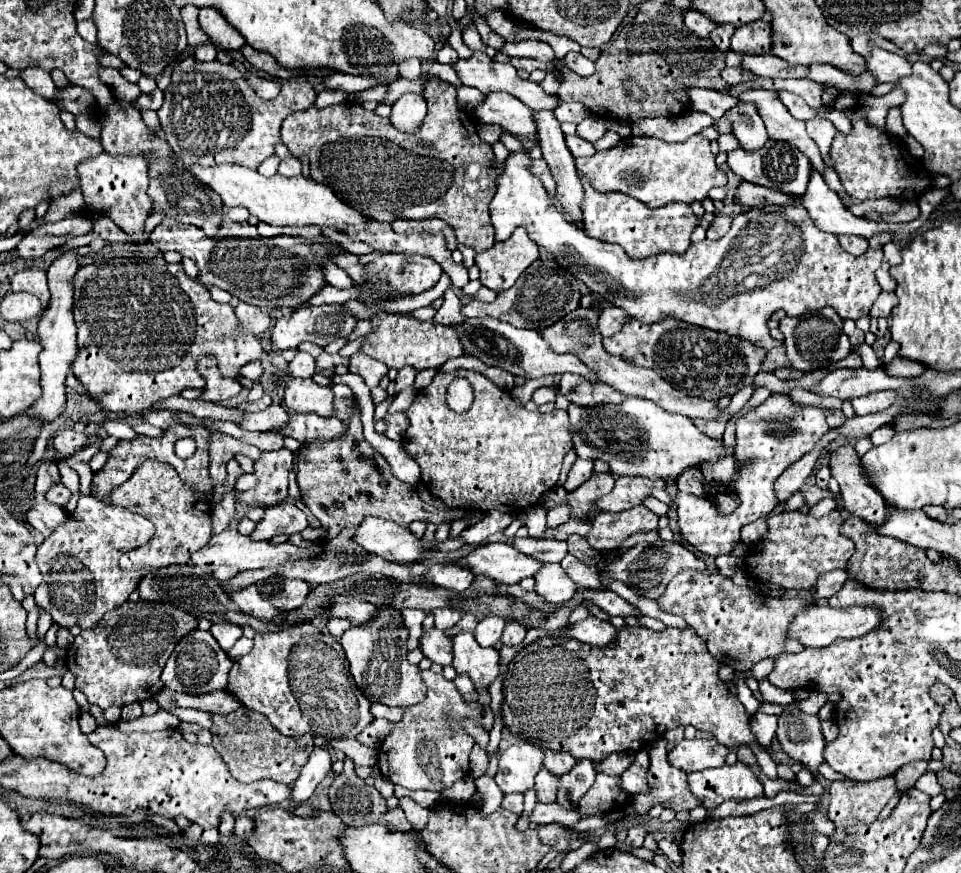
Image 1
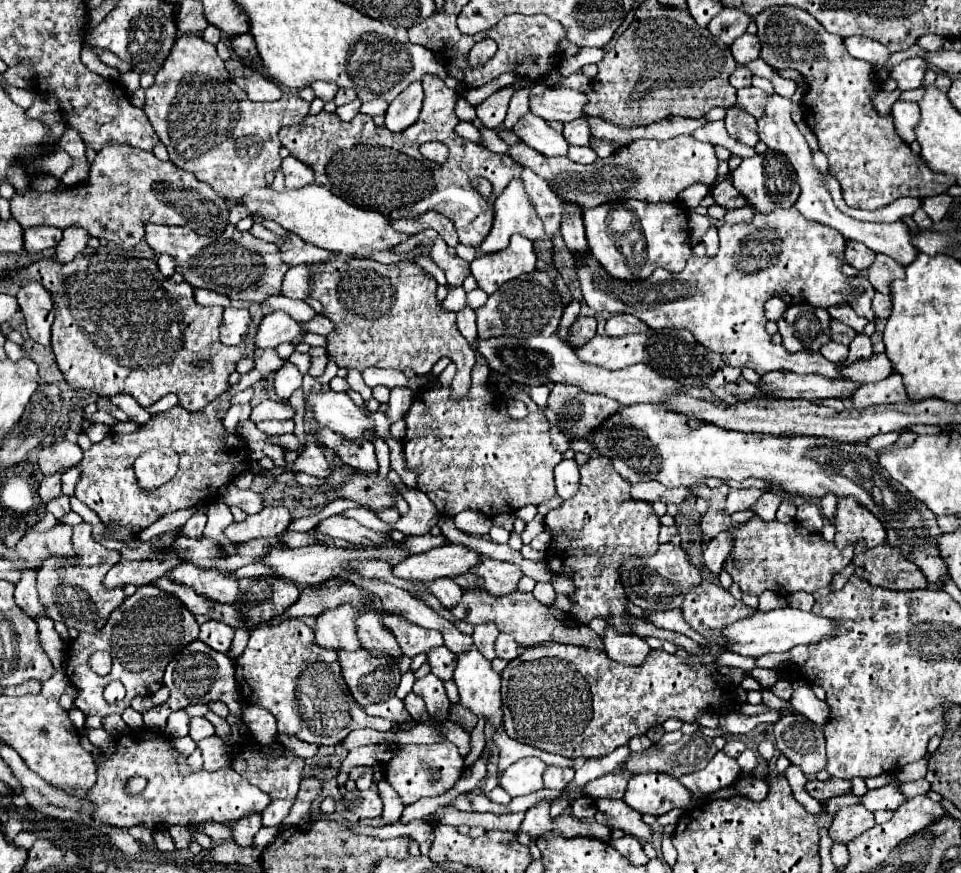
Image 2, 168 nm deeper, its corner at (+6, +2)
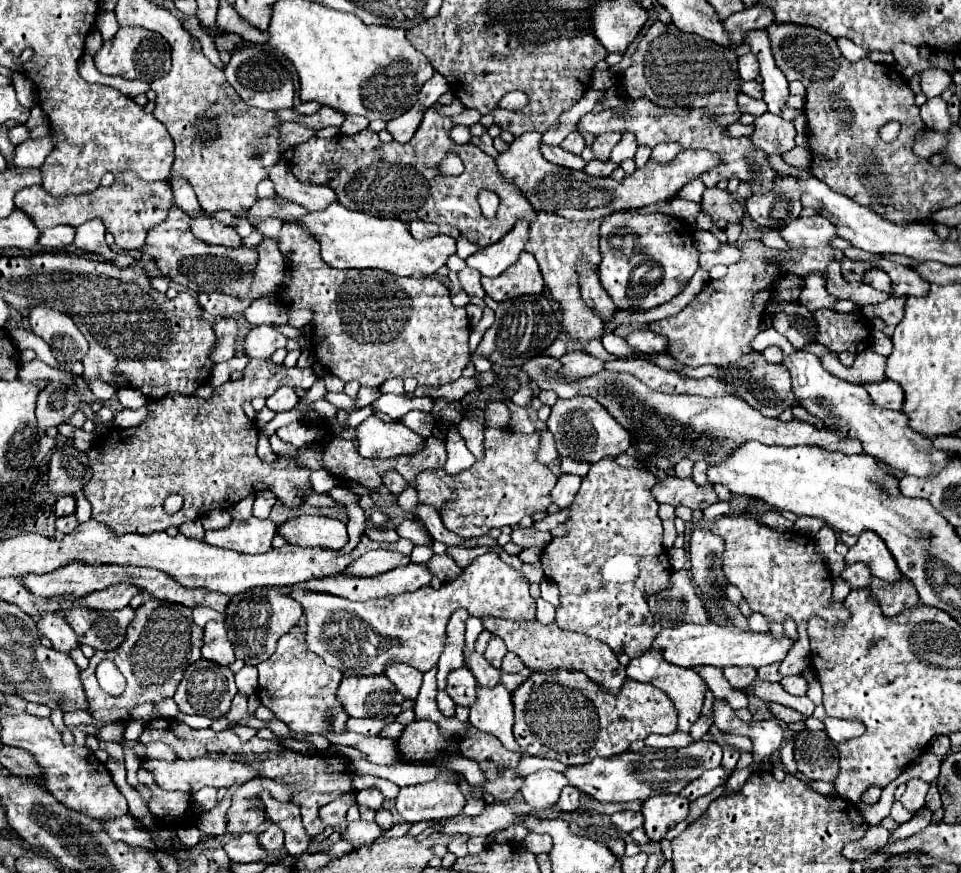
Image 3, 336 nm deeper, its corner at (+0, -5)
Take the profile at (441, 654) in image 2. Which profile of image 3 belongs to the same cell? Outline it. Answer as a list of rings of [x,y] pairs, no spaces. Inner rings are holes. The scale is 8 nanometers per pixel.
[[[464,666],[464,668],[456,668],[448,674],[448,686],[446,692],[450,694],[450,698],[460,704],[460,706],[470,706],[476,700],[476,678],[472,676],[472,672]]]

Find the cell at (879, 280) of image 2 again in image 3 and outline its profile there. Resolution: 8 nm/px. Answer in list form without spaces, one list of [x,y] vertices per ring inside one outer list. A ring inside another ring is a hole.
[[[872,256],[870,262],[874,262],[878,268],[882,268],[890,280],[892,280],[892,296],[926,296],[928,292],[928,282],[922,280],[912,268],[894,264],[882,256]]]

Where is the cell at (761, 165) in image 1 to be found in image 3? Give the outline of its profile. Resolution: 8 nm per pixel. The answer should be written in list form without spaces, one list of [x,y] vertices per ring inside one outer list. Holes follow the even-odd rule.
[[[776,174],[776,180],[772,180],[772,192],[750,196],[746,200],[746,212],[760,228],[780,230],[800,216],[800,196],[800,182],[794,176]]]

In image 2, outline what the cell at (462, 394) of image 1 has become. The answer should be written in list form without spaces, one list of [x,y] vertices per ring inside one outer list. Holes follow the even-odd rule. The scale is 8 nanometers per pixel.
[[[334,255],[324,263],[312,265],[310,297],[318,299],[334,329],[326,335],[328,357],[344,369],[364,371],[368,367],[382,369],[414,369],[416,375],[428,375],[438,359],[448,357],[456,363],[458,373],[452,383],[454,397],[464,397],[470,389],[470,371],[476,353],[456,327],[456,313],[446,311],[436,297],[436,279],[418,263],[384,265],[372,259]],[[346,299],[364,299],[346,325]]]

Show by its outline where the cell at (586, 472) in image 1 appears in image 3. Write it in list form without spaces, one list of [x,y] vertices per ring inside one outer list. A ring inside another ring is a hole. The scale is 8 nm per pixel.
[[[562,474],[556,482],[556,486],[552,488],[552,502],[558,504],[560,508],[568,508],[574,498],[576,498],[576,492],[580,490],[580,482],[582,478],[580,476],[574,476],[574,474]]]

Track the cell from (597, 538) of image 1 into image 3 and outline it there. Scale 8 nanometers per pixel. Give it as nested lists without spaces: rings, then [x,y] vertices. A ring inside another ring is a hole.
[[[604,458],[590,466],[588,476],[582,480],[578,500],[568,508],[566,536],[552,538],[542,552],[542,566],[548,580],[560,588],[560,608],[556,608],[556,622],[564,630],[588,634],[606,642],[616,654],[626,652],[630,658],[640,656],[652,646],[662,626],[648,612],[646,596],[660,592],[668,586],[672,566],[662,548],[662,520],[658,516],[658,502],[652,498],[650,488],[656,484],[654,476],[640,468],[622,468],[614,460]]]

